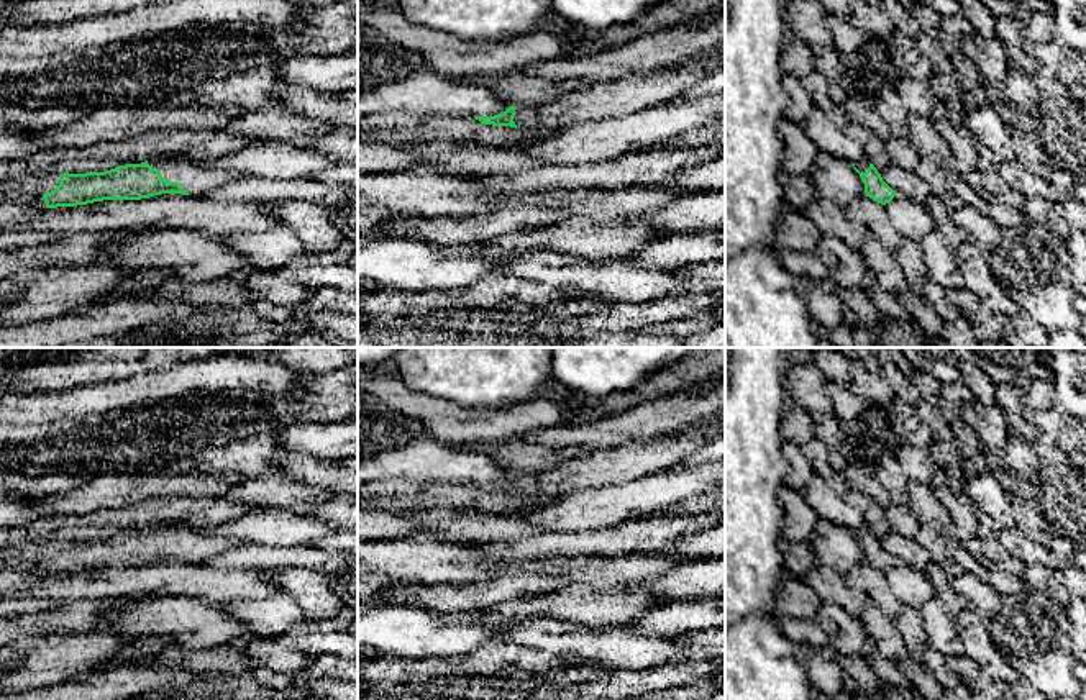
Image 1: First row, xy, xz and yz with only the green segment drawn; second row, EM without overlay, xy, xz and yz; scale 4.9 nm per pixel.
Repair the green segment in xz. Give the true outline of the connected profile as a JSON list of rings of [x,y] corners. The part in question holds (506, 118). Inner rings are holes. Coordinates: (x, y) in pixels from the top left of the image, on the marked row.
[[[699,54],[646,74],[630,74],[615,82],[595,84],[546,105],[509,107],[500,115],[474,118],[494,126],[559,131],[651,108],[674,98],[684,89],[700,84],[702,79],[723,67],[725,57],[715,59]]]

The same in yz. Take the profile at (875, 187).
[[[866,156],[855,164],[855,170],[860,174],[865,184],[865,193],[869,198],[881,205],[894,198],[896,192],[883,180],[881,174]]]

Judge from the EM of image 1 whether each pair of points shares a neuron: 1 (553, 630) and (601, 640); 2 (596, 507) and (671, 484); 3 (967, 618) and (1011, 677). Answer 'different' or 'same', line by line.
1: same
2: same
3: same

